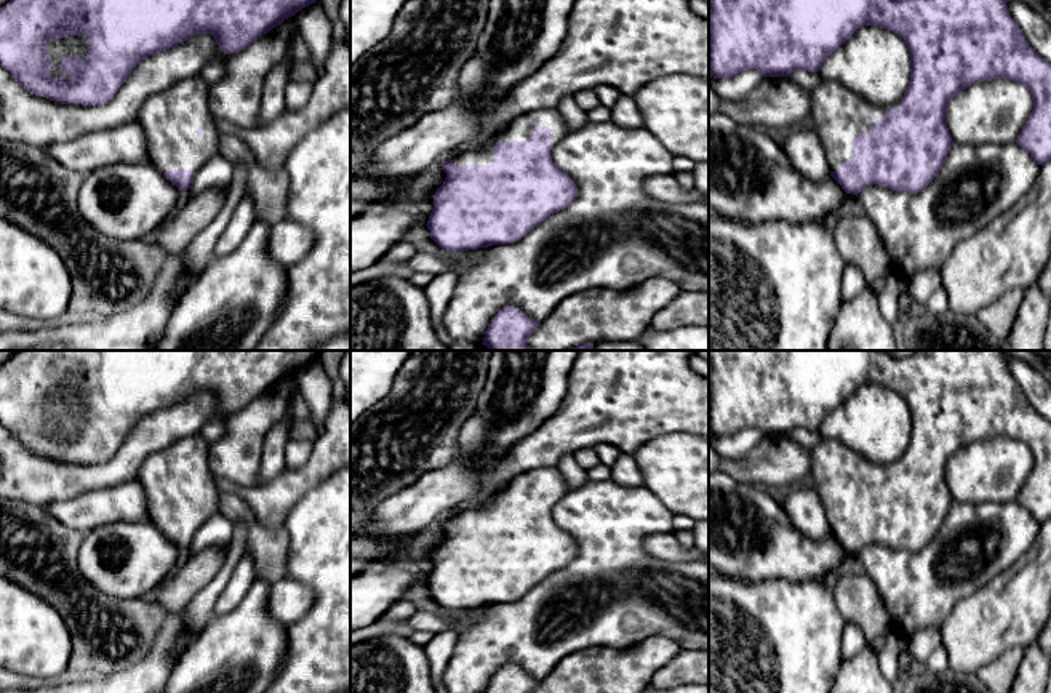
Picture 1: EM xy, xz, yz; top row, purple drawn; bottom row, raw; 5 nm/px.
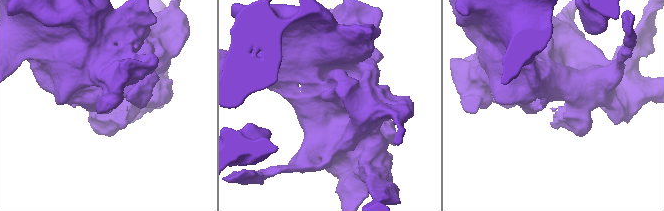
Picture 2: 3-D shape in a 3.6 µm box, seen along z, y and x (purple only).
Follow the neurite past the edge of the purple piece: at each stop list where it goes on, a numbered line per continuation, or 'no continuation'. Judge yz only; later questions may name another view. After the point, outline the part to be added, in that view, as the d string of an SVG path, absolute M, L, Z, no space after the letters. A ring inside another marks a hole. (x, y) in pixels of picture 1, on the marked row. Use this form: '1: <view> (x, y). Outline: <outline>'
1: yz (839, 114). Outline: M822 82L811 91L809 125L824 144L830 171L840 171L853 157L853 138L869 133L888 106L875 106L837 82Z

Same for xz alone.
1: xz (522, 127). Outline: M558 109L534 110L517 117L504 126L496 139L483 150L466 152L453 158L454 165L491 165L494 146L499 141L525 141L533 136L536 125L547 126L552 136L552 147L568 133L568 126Z

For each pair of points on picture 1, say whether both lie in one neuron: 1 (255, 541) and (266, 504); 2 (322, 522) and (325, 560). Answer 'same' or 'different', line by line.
1: different
2: same

